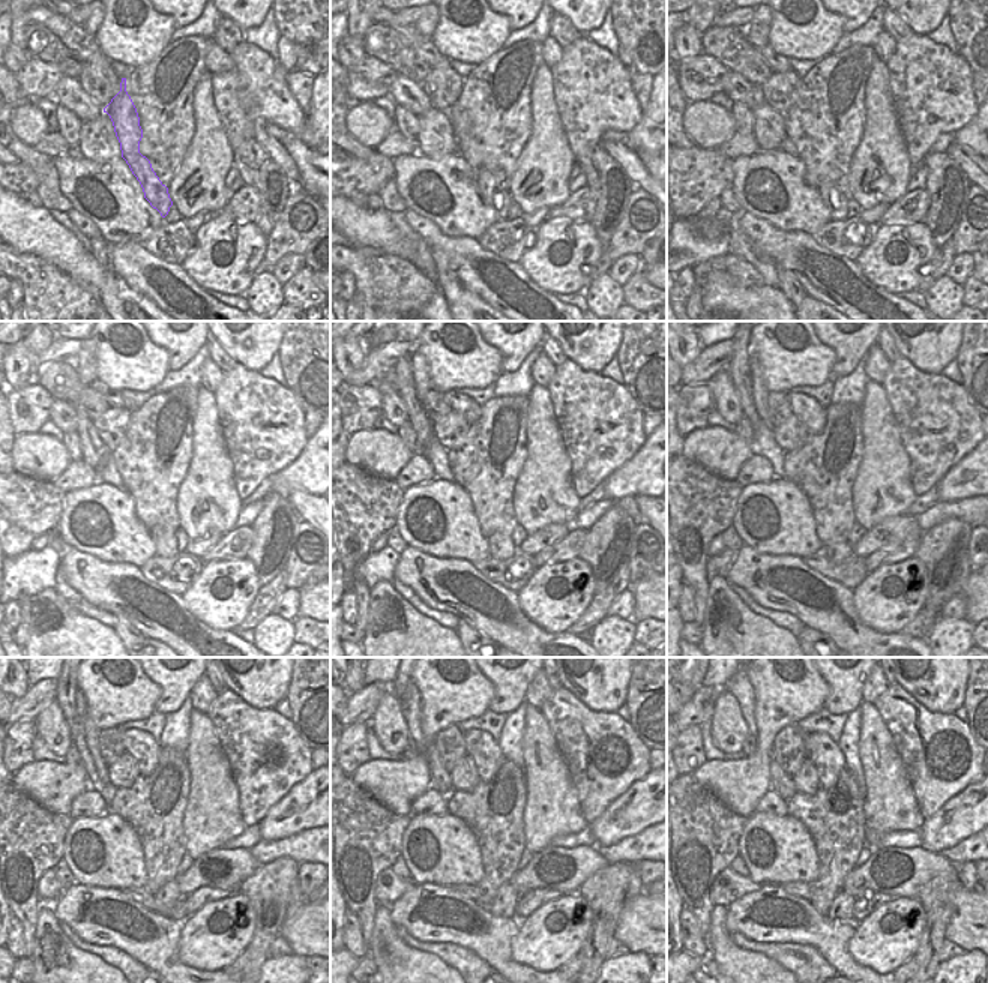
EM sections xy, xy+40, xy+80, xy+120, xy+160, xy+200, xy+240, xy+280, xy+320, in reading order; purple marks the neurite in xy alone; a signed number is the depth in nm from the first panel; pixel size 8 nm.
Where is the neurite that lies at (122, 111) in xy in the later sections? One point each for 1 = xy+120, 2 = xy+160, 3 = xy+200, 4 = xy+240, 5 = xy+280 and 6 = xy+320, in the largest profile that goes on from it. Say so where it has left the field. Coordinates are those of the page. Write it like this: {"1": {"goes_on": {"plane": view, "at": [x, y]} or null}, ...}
{"1": {"goes_on": {"plane": "xy+120", "at": [164, 538]}}, "2": {"goes_on": {"plane": "xy+160", "at": [500, 547]}}, "3": {"goes_on": {"plane": "xy+200", "at": [840, 551]}}, "4": {"goes_on": {"plane": "xy+240", "at": [167, 895]}}, "5": {"goes_on": {"plane": "xy+280", "at": [505, 902]}}, "6": {"goes_on": {"plane": "xy+320", "at": [841, 908]}}}

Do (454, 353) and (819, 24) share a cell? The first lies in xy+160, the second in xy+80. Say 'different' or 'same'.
same

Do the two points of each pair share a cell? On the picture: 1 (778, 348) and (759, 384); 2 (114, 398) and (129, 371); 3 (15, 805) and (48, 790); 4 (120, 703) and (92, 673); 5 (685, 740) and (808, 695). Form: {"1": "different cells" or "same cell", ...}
{"1": "different cells", "2": "different cells", "3": "different cells", "4": "same cell", "5": "different cells"}

